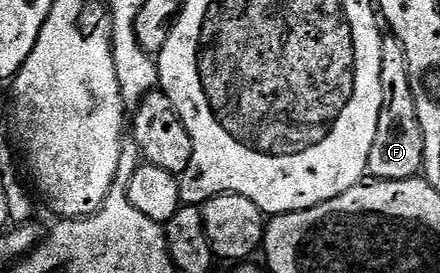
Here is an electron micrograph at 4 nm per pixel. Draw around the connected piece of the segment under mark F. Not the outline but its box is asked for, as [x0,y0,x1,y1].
[367,37,424,181]

